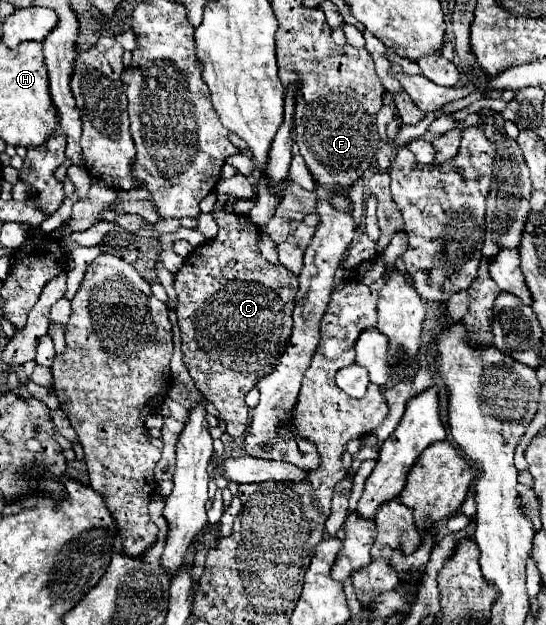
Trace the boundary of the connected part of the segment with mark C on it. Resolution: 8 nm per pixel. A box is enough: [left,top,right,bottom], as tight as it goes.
[176,210,298,438]

